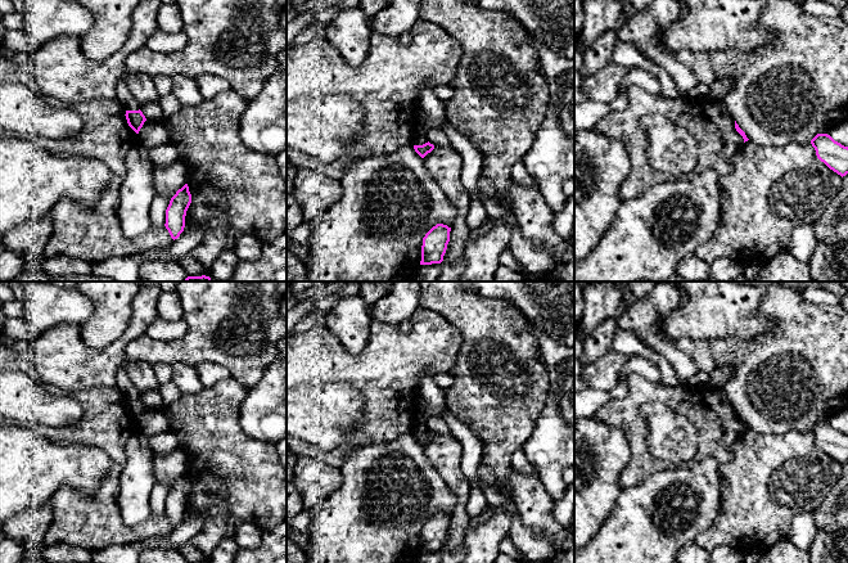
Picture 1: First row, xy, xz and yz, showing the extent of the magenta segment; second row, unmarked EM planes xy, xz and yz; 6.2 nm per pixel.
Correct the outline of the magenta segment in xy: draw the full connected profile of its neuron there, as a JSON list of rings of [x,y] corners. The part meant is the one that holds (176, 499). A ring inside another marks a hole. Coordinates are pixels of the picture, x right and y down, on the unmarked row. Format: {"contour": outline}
{"contour": [[[188,472],[176,479],[171,486],[170,492],[166,497],[166,517],[171,526],[175,528],[180,524],[185,515],[186,499],[191,491],[191,482]]]}

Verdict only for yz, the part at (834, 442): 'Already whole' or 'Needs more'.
Already whole

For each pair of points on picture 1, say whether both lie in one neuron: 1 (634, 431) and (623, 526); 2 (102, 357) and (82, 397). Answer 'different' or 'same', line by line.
1: different
2: different

